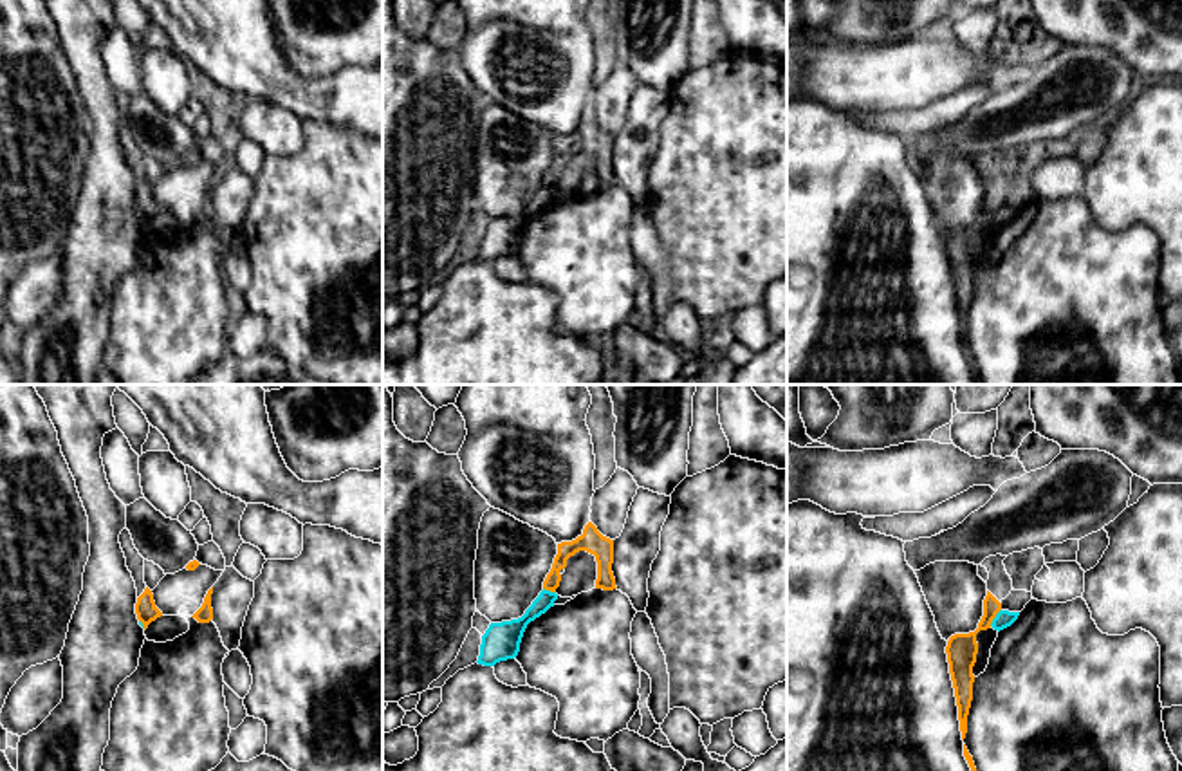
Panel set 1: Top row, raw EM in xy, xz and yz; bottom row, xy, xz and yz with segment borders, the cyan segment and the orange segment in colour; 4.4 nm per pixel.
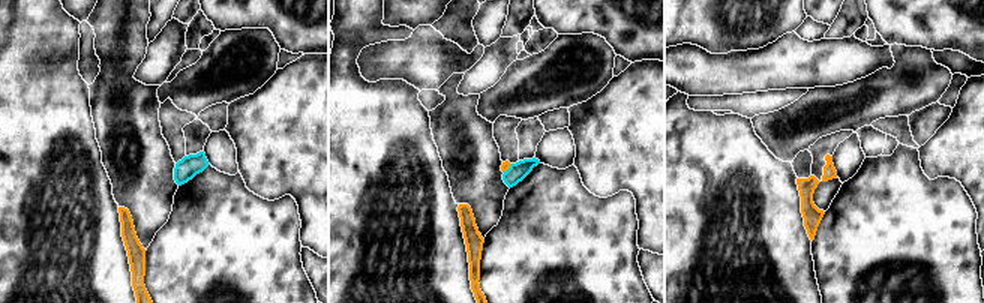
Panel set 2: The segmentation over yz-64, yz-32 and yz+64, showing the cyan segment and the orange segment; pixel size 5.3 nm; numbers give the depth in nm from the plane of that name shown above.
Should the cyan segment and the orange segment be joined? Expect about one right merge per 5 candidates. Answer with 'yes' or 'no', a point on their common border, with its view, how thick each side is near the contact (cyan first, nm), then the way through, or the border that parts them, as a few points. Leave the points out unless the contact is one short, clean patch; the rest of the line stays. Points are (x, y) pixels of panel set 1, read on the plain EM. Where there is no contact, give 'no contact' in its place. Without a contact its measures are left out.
no; meets cyan in yz at (995, 213); 80 nm thick on the cyan side, 140 nm on the other; border along yz (1000, 204), (989, 221)

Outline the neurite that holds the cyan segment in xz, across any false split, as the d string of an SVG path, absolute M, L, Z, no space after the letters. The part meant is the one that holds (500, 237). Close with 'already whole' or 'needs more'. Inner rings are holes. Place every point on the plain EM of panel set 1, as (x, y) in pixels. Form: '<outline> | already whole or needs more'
M543 184L522 213L491 218L482 231L480 251L476 258L484 262L494 262L500 256L514 255L520 247L520 238L527 220L554 202L556 195L556 188Z | already whole

